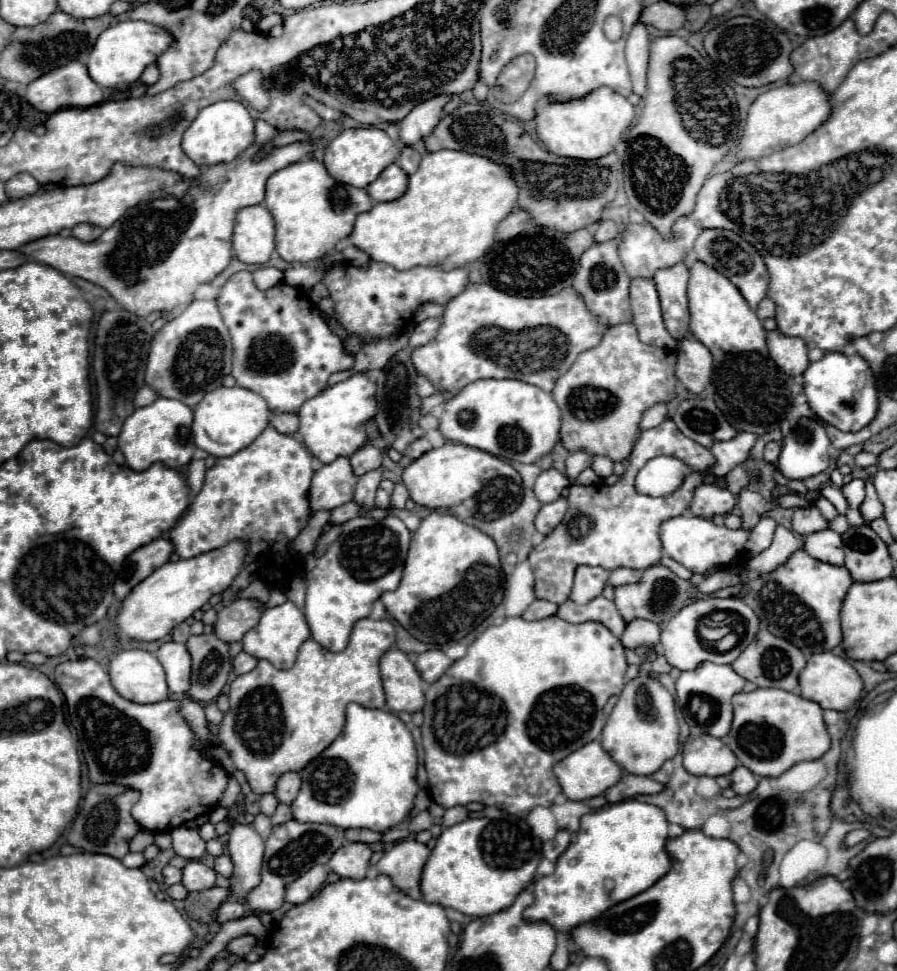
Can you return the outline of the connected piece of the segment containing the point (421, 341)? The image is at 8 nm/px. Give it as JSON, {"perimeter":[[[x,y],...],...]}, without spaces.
{"perimeter":[[[428,318],[428,320],[420,322],[420,324],[416,326],[414,334],[410,336],[408,346],[410,346],[410,348],[418,348],[418,346],[424,346],[426,342],[434,340],[440,324],[442,324],[442,318]]]}

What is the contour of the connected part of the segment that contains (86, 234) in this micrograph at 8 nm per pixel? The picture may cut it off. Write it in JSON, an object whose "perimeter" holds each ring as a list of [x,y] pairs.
{"perimeter":[[[78,224],[72,228],[72,236],[82,242],[92,242],[94,238],[98,238],[98,234],[102,234],[102,228],[94,224]]]}

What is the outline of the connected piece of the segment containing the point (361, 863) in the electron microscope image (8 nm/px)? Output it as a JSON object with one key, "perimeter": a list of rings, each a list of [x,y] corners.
{"perimeter":[[[346,842],[340,846],[328,862],[328,868],[336,872],[340,878],[354,878],[360,880],[366,876],[370,866],[372,850],[362,842]]]}

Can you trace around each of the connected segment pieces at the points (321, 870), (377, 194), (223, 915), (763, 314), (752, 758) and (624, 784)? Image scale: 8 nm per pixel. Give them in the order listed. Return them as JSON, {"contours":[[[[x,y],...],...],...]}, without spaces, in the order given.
{"contours":[[[[312,866],[306,874],[302,874],[298,880],[294,880],[286,888],[286,902],[290,904],[304,904],[308,898],[312,898],[326,882],[328,878],[328,868],[322,866]]],[[[390,164],[372,184],[368,184],[366,192],[374,198],[374,202],[390,202],[400,198],[406,192],[406,186],[408,174],[400,166]]],[[[226,900],[220,908],[218,908],[218,922],[224,924],[228,920],[236,920],[236,918],[242,918],[246,912],[246,906],[242,902],[230,902]]],[[[764,298],[764,300],[760,302],[760,306],[756,308],[756,314],[758,314],[760,320],[766,320],[766,318],[772,318],[772,316],[774,316],[774,310],[776,310],[774,302],[772,302],[770,298]]],[[[756,688],[754,692],[736,694],[732,698],[732,704],[734,704],[732,730],[722,740],[730,746],[730,750],[734,750],[734,754],[740,758],[740,762],[758,776],[776,778],[802,760],[816,760],[816,758],[824,756],[830,748],[830,736],[828,736],[826,724],[822,720],[822,708],[818,706],[818,702],[806,700],[798,694],[778,690],[778,688]]],[[[624,774],[618,784],[614,784],[608,792],[606,798],[610,804],[620,802],[624,798],[636,796],[636,794],[658,794],[666,788],[666,784],[656,782],[652,776],[636,776],[636,774]]]]}

